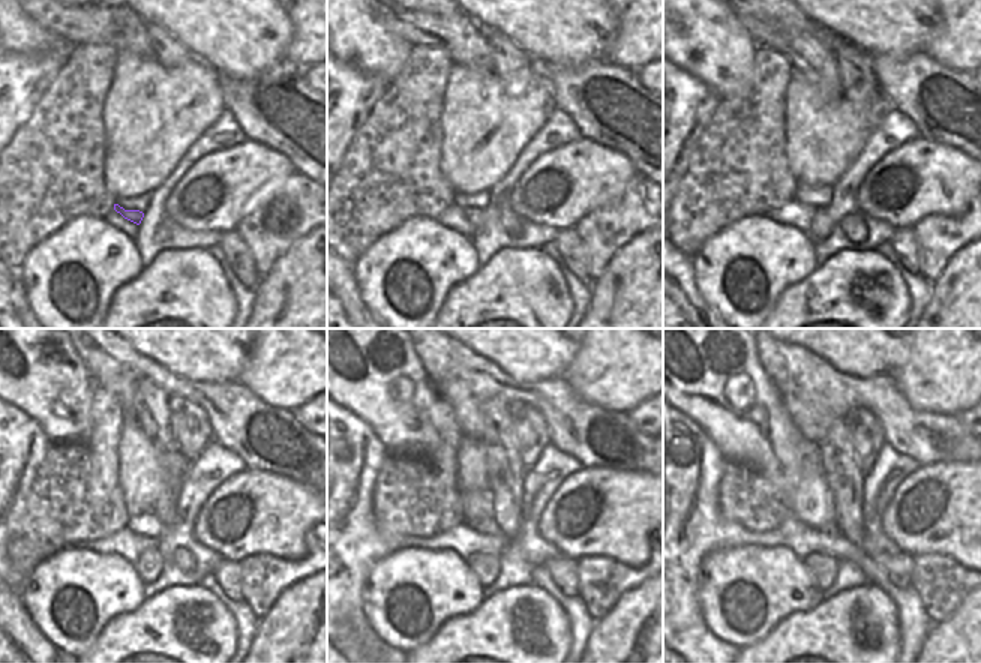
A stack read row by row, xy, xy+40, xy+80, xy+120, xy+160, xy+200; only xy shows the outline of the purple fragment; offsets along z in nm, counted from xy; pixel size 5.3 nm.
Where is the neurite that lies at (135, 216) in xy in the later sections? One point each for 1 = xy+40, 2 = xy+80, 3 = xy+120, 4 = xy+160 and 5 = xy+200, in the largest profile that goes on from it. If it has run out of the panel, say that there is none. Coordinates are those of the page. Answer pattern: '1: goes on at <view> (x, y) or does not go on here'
1: goes on at xy+40 (474, 215)
2: goes on at xy+80 (821, 224)
3: goes on at xy+120 (149, 564)
4: goes on at xy+160 (486, 566)
5: goes on at xy+200 (824, 567)

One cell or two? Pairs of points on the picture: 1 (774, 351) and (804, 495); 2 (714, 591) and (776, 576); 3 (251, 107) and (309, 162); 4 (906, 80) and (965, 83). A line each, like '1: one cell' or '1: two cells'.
1: two cells
2: one cell
3: one cell
4: one cell

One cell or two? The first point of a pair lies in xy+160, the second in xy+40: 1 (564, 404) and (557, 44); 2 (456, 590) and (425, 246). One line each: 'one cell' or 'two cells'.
1: two cells
2: one cell

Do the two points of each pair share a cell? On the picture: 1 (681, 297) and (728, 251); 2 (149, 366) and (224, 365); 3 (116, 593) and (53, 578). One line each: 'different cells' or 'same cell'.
1: different cells
2: different cells
3: same cell

